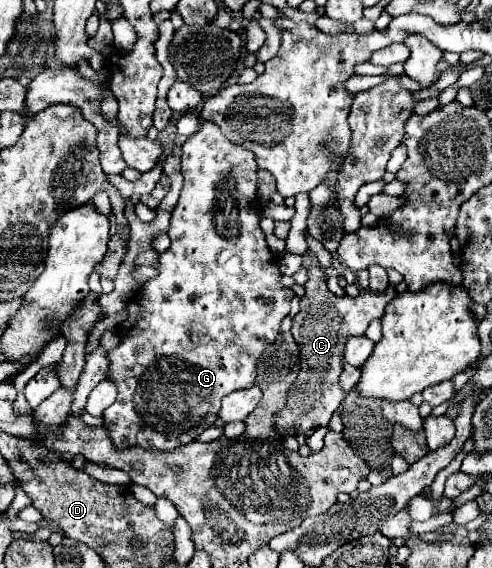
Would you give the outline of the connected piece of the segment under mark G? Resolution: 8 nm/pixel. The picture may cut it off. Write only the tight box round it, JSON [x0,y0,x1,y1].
[103,123,293,451]

